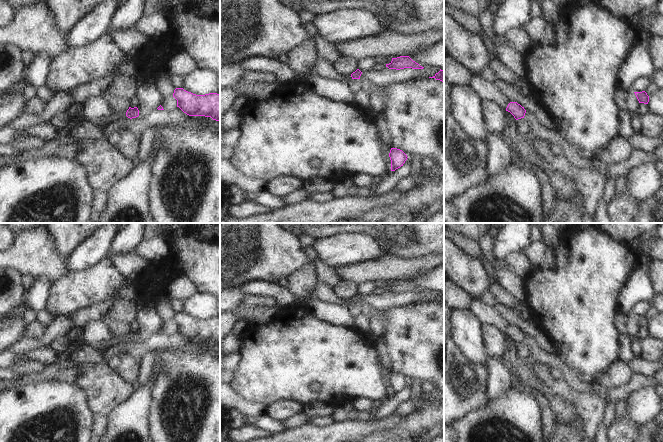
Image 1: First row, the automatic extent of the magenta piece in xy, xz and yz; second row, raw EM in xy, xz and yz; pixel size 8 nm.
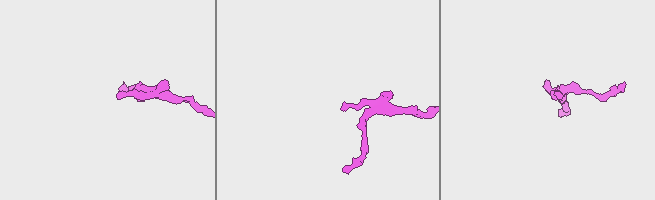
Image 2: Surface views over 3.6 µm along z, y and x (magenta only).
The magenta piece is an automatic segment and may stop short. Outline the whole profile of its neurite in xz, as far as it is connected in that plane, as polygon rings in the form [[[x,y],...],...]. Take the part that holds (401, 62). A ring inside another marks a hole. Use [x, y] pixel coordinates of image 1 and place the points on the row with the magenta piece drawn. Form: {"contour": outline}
{"contour": [[[400,56],[397,58],[392,58],[392,61],[389,64],[386,64],[386,67],[388,67],[389,69],[396,69],[396,70],[404,68],[412,68],[412,69],[424,68],[415,61],[413,61],[409,56]]]}

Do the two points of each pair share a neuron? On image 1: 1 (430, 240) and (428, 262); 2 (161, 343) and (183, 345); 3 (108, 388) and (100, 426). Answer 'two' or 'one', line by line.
1: two
2: one
3: one

